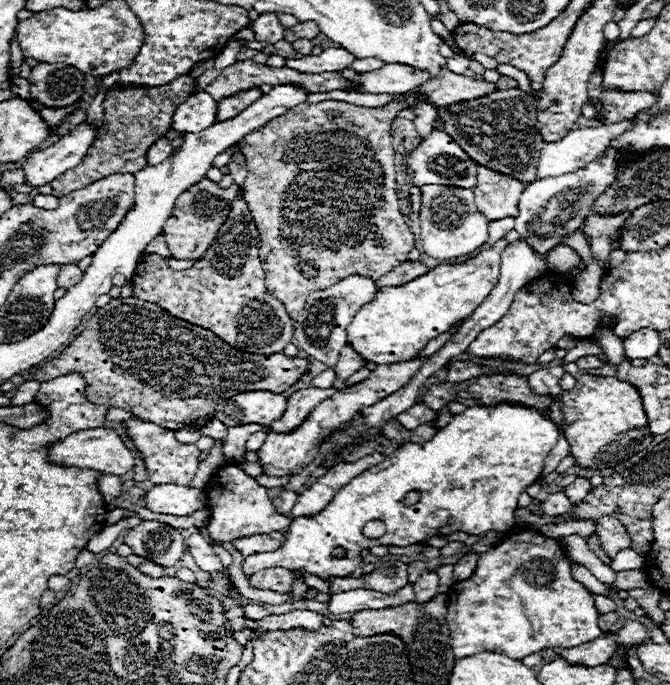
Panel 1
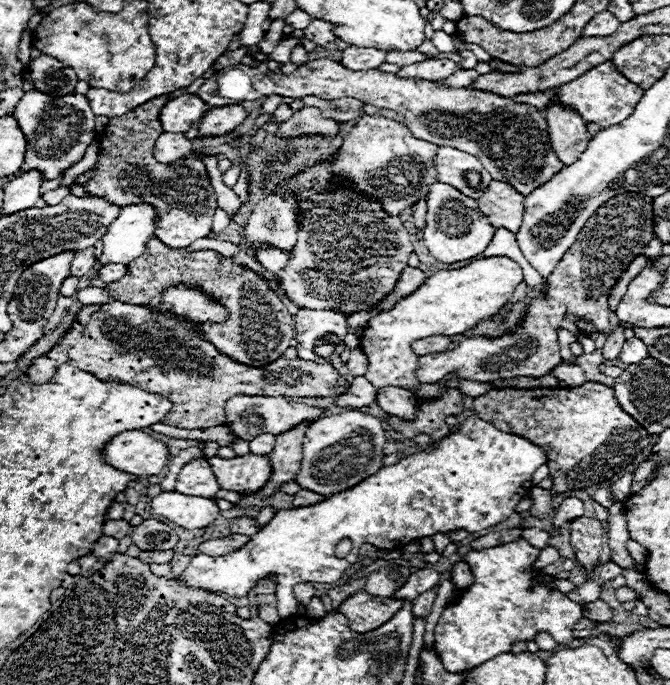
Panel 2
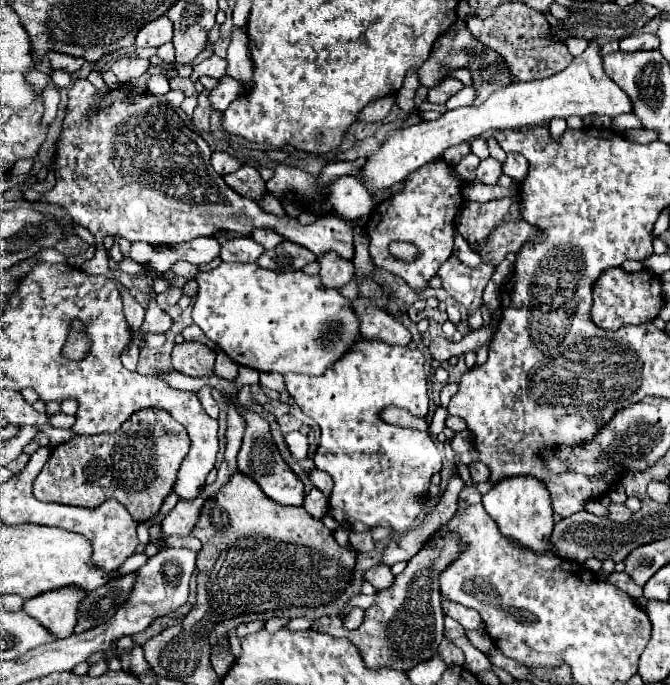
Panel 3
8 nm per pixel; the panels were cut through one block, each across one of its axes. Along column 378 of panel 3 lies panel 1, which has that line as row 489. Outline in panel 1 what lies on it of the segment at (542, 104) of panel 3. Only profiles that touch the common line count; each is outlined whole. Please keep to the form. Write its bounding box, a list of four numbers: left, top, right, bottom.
[142,484,208,516]

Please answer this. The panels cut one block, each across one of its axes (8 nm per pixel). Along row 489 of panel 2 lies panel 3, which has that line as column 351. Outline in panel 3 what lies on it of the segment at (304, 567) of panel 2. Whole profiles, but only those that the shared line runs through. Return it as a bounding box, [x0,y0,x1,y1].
[284,340,442,534]

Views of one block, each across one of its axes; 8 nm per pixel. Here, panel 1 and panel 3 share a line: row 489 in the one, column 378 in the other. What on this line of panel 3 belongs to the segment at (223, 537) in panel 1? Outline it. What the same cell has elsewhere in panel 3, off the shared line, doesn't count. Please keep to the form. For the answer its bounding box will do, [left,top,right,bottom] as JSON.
[366,158,466,290]

